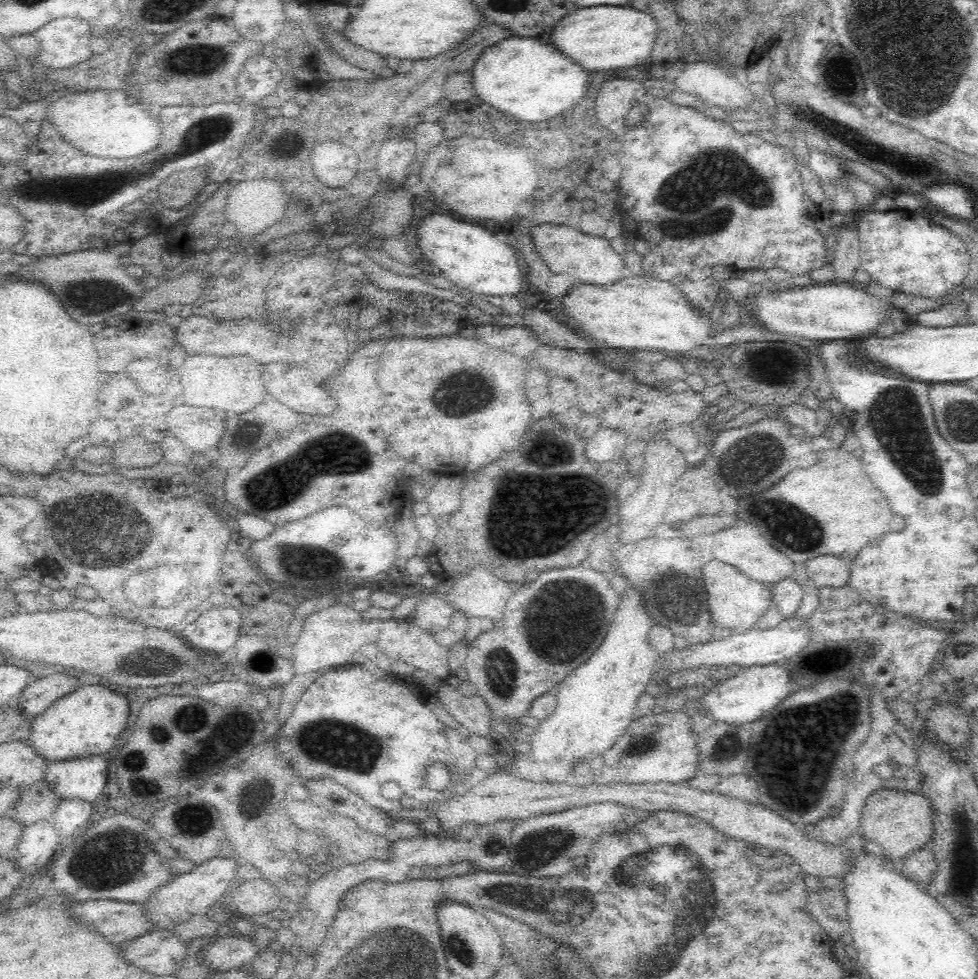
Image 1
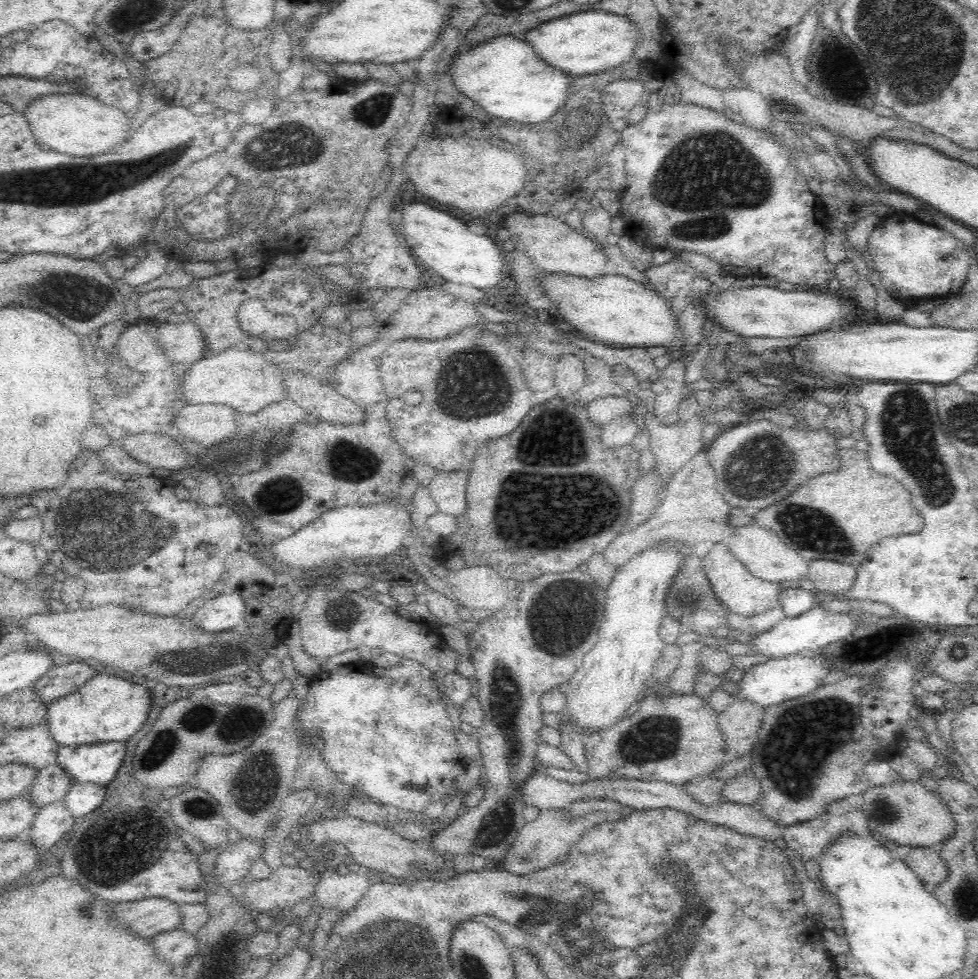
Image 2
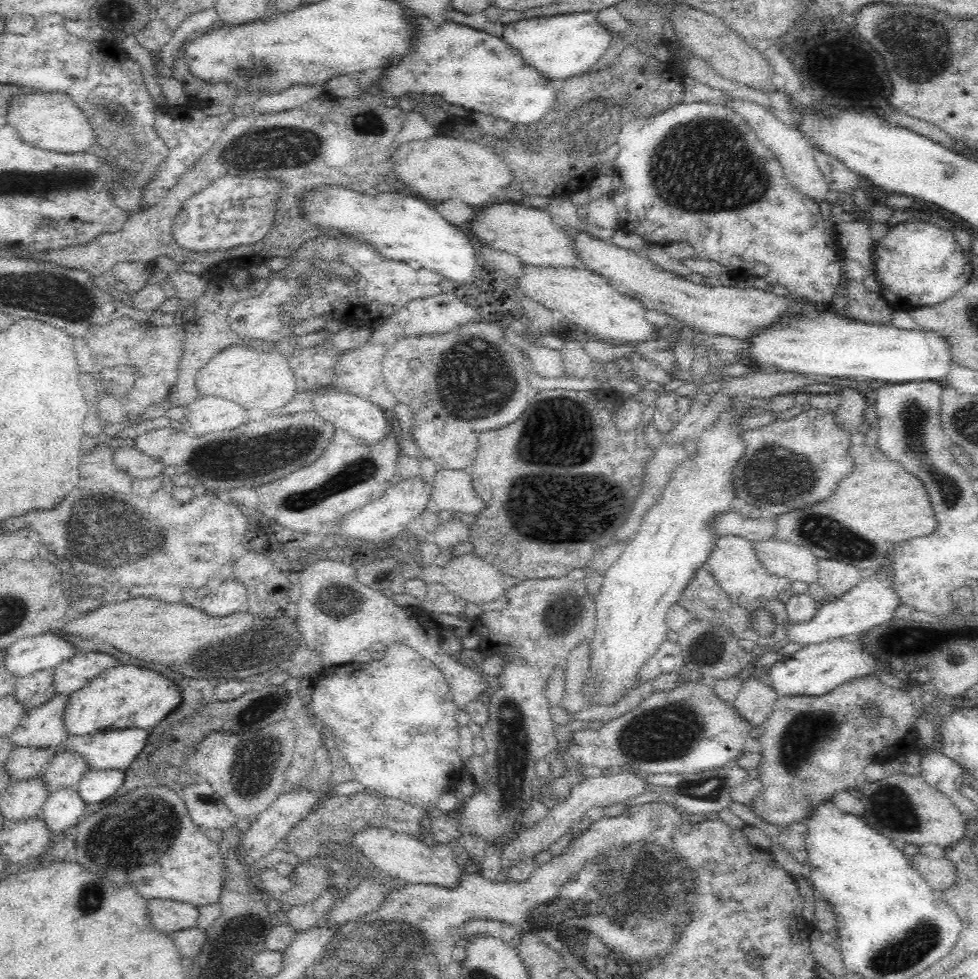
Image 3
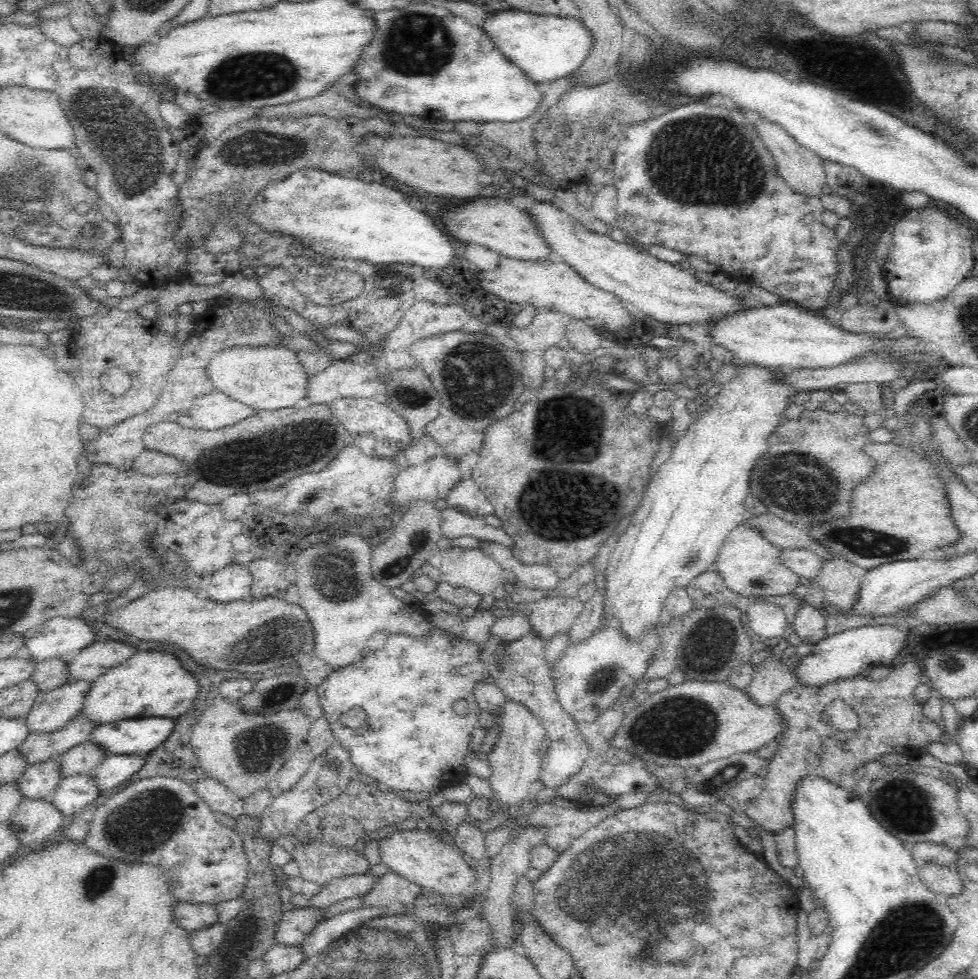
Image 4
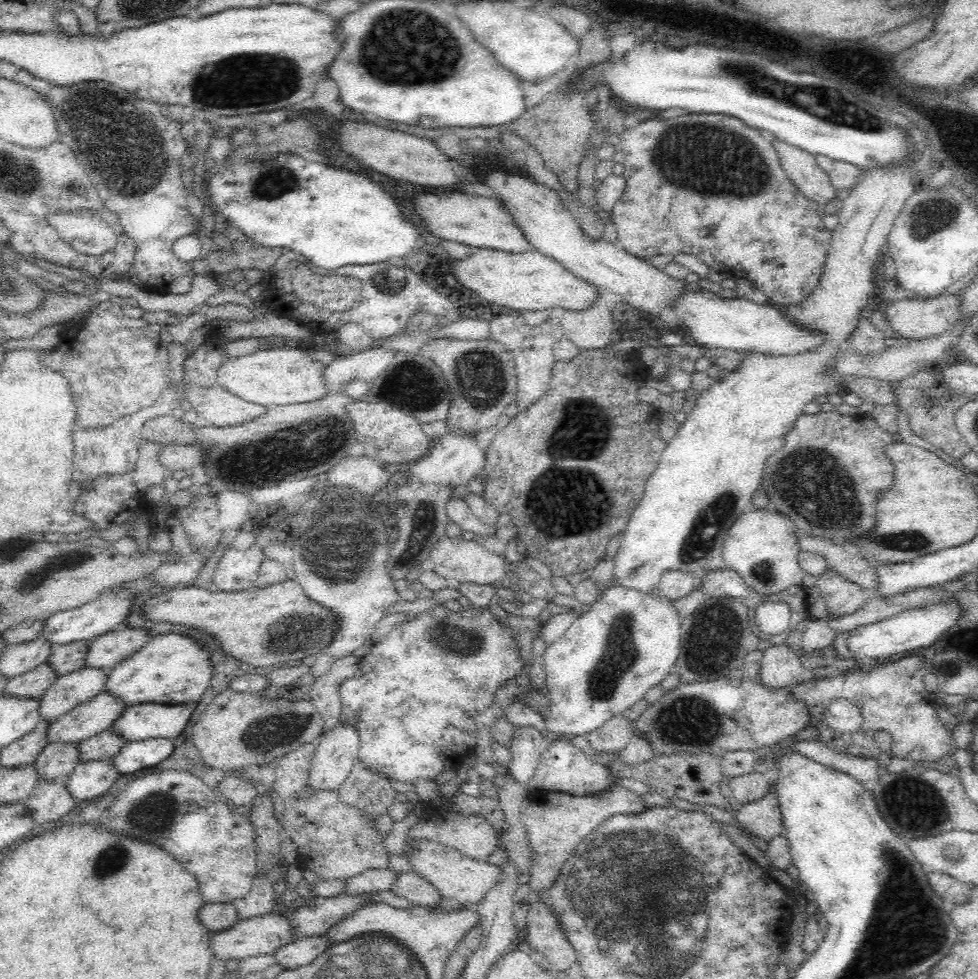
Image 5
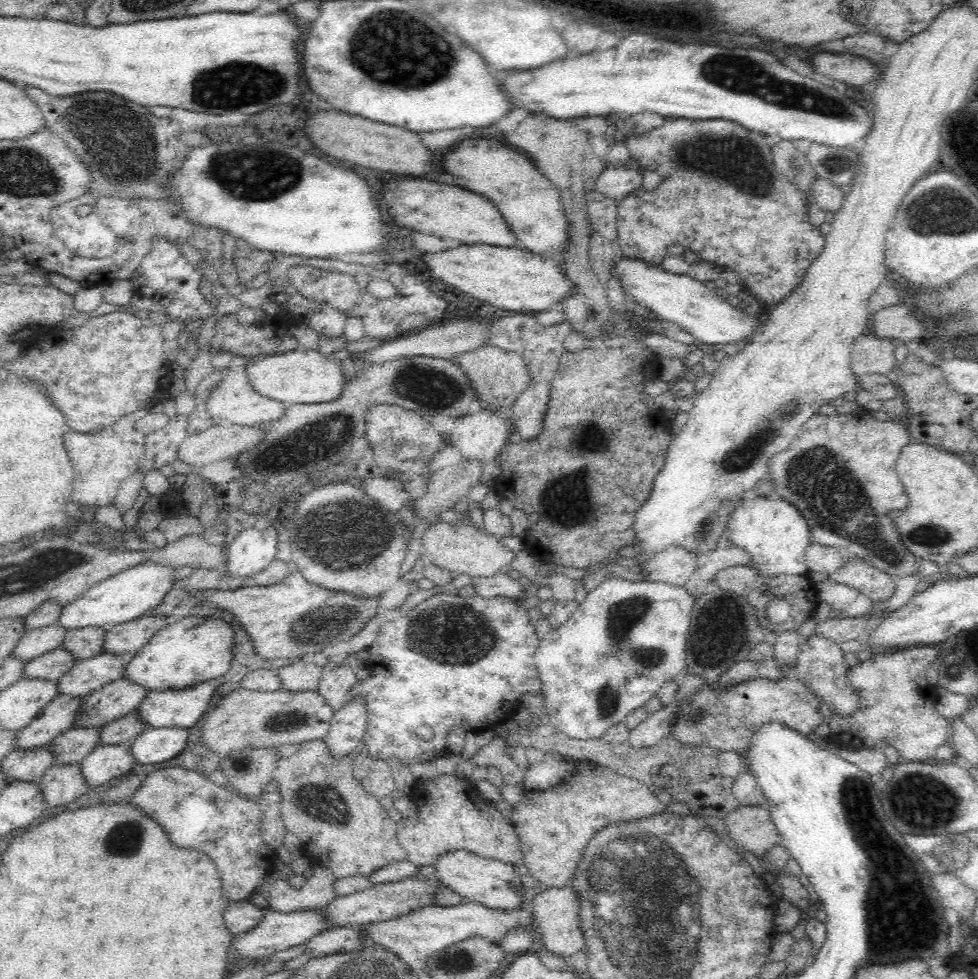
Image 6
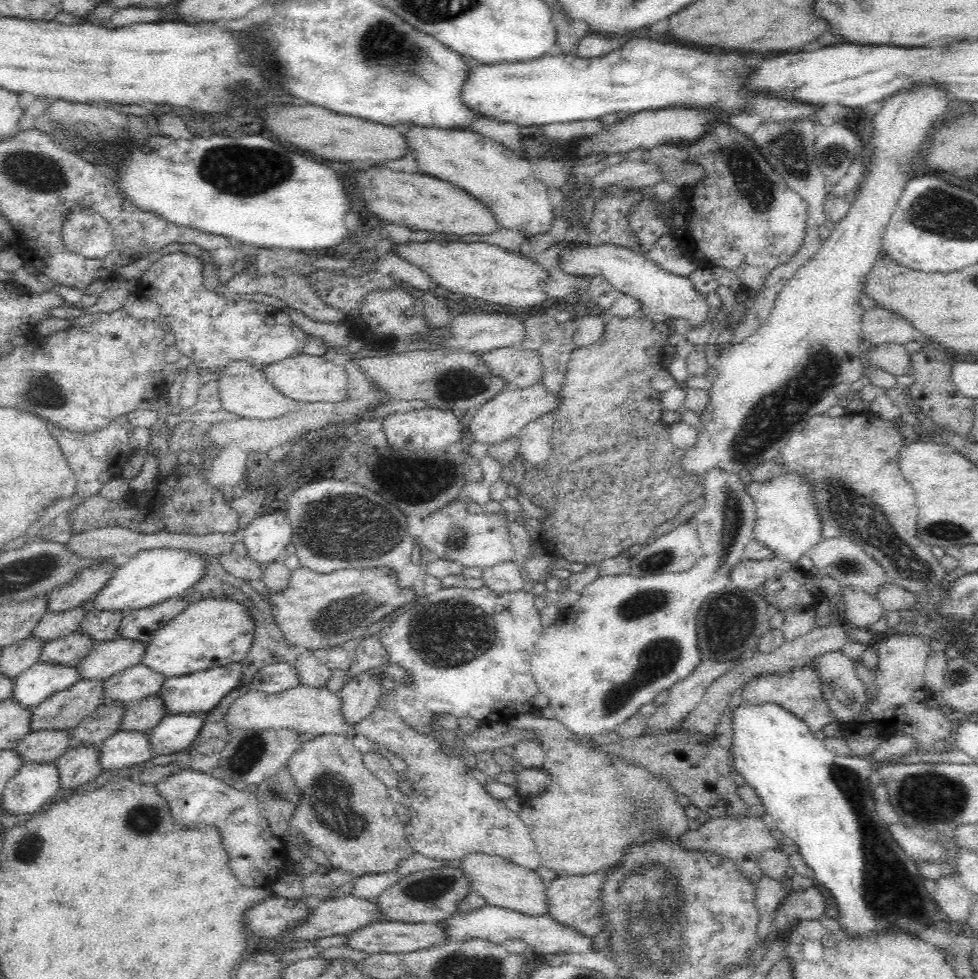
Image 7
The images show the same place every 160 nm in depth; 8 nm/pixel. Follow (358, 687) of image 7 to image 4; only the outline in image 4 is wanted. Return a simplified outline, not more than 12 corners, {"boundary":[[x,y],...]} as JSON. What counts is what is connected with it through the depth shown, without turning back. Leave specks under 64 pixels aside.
{"boundary":[[332,745],[307,762],[290,790],[259,816],[260,837],[276,842],[307,814],[344,792],[350,751]]}

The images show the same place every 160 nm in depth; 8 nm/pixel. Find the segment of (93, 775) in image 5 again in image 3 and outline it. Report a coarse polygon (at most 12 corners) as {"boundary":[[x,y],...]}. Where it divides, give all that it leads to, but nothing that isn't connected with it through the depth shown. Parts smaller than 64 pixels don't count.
{"boundary":[[75,787],[49,793],[40,819],[52,838],[78,822],[86,806]]}

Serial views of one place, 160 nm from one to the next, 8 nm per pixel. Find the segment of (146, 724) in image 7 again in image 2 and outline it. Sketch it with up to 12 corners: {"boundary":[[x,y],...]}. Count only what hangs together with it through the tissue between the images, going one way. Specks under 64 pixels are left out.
{"boundary":[[55,762],[37,771],[27,796],[36,808],[60,803],[73,785]]}

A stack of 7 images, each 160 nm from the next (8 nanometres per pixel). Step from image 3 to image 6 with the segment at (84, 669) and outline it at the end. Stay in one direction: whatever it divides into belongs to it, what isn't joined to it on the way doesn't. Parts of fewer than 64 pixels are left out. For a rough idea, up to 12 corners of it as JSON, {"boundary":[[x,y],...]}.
{"boundary":[[145,614],[109,626],[101,652],[132,656],[169,622]]}

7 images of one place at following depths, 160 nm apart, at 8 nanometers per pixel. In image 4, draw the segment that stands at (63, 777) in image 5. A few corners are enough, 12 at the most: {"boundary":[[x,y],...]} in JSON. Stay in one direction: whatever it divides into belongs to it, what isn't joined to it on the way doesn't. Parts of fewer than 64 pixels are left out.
{"boundary":[[58,759],[27,765],[16,785],[23,800],[51,802],[62,779]]}

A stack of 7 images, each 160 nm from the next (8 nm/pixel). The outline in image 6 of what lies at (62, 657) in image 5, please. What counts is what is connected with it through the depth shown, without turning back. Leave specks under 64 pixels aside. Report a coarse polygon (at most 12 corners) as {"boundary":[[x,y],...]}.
{"boundary":[[106,627],[65,632],[62,649],[74,662],[101,653]]}

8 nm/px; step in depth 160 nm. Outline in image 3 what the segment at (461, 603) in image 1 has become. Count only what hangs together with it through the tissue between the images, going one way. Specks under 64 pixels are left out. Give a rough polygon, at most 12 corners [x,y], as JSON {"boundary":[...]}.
{"boundary":[[472,554],[449,560],[440,582],[476,604],[510,585]]}

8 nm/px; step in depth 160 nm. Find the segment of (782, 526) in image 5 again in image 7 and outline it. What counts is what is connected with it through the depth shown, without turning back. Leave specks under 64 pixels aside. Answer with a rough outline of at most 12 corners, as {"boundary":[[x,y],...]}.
{"boundary":[[782,473],[747,493],[753,541],[798,569],[823,540],[812,485]]}

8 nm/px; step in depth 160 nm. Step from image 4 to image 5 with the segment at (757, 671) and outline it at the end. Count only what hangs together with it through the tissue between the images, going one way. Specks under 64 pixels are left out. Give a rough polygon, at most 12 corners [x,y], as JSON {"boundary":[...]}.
{"boundary":[[784,643],[763,651],[756,682],[802,682],[800,657]]}

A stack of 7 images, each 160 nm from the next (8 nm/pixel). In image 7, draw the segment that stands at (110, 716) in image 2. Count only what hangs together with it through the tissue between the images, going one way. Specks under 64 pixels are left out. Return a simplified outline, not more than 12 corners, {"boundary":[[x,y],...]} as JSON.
{"boundary":[[234,599],[190,603],[140,663],[182,676],[240,663],[254,620]]}

